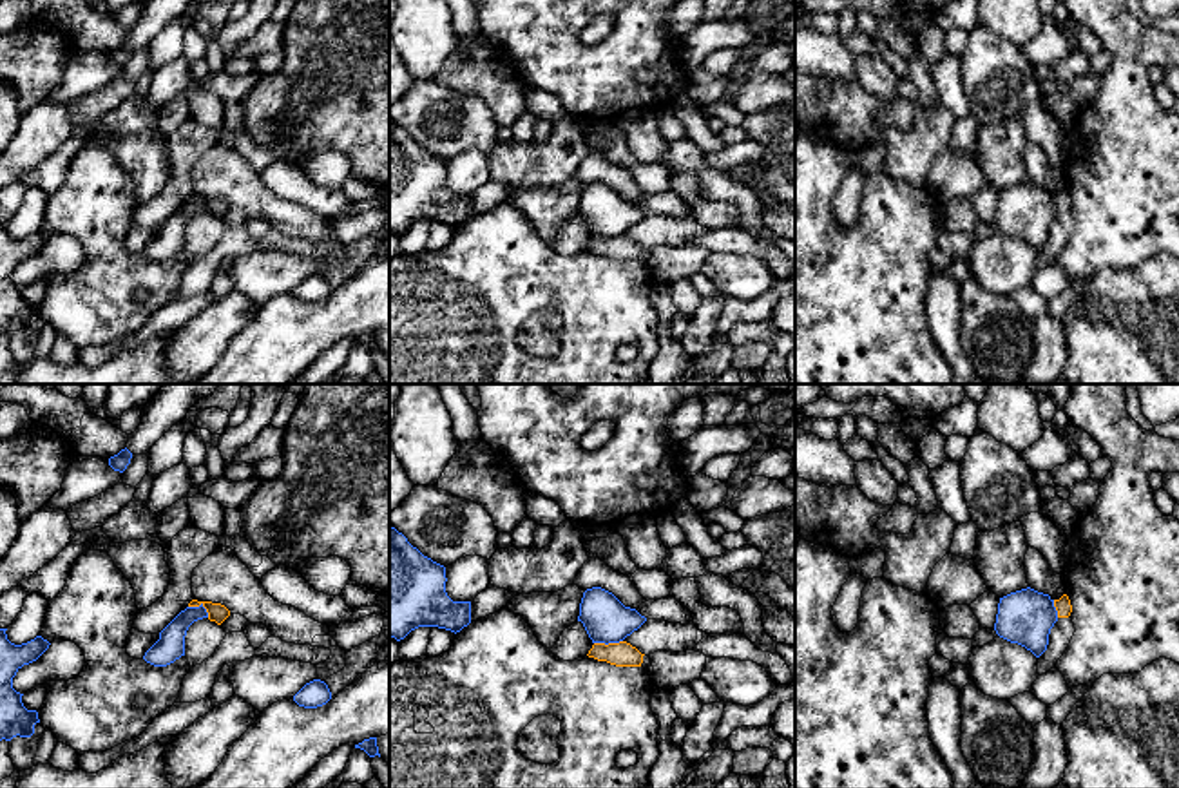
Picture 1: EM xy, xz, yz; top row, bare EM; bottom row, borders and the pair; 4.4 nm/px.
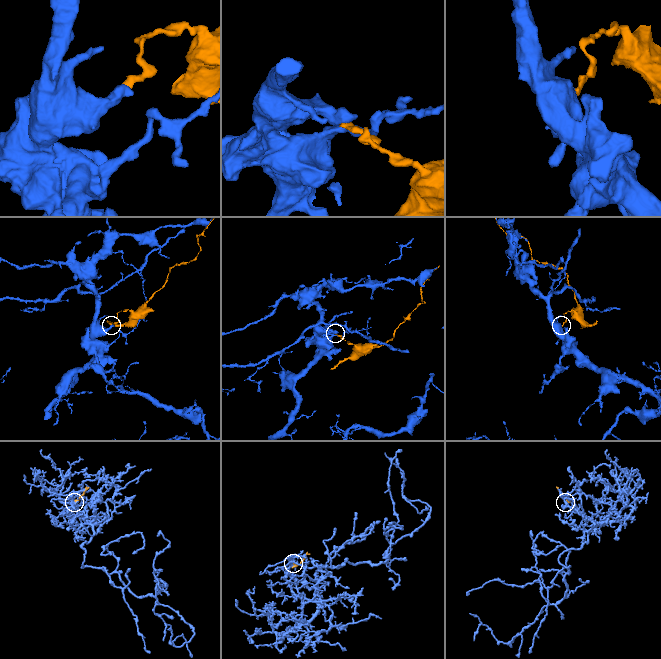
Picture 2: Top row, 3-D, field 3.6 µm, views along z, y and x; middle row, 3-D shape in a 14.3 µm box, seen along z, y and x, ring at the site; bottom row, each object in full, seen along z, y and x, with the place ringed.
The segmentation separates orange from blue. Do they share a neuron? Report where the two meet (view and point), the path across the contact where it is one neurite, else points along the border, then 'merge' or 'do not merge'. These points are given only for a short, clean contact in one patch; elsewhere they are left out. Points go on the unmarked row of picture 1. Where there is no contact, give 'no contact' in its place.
xz (609, 238) | along xz (622, 234), (594, 238) | do not merge

